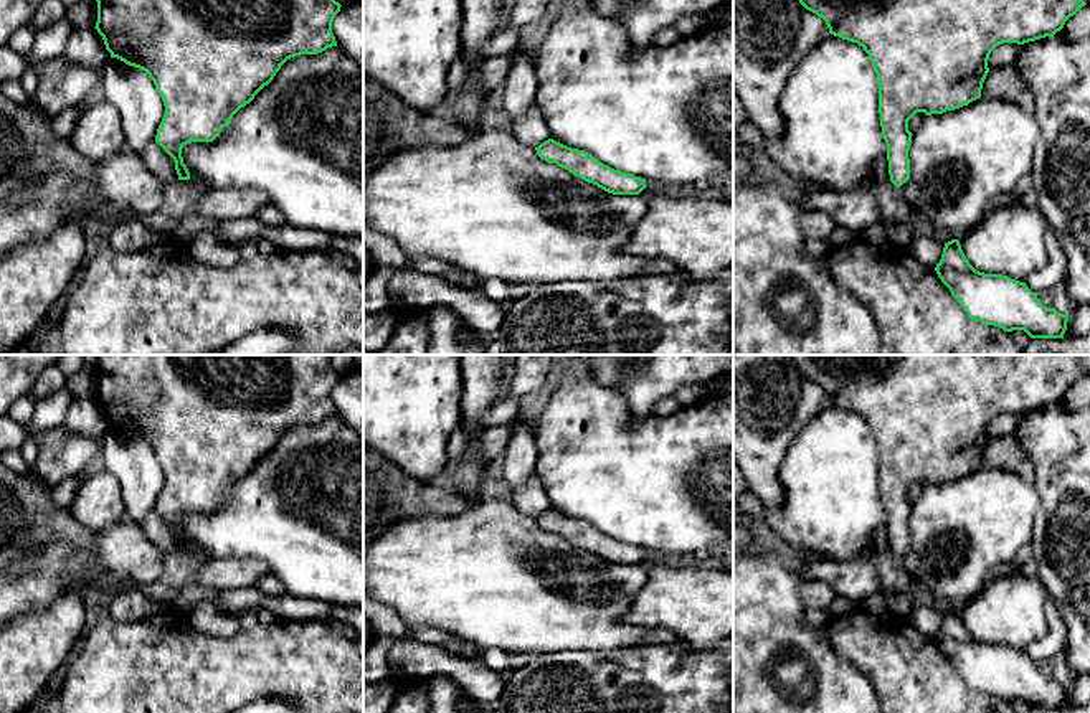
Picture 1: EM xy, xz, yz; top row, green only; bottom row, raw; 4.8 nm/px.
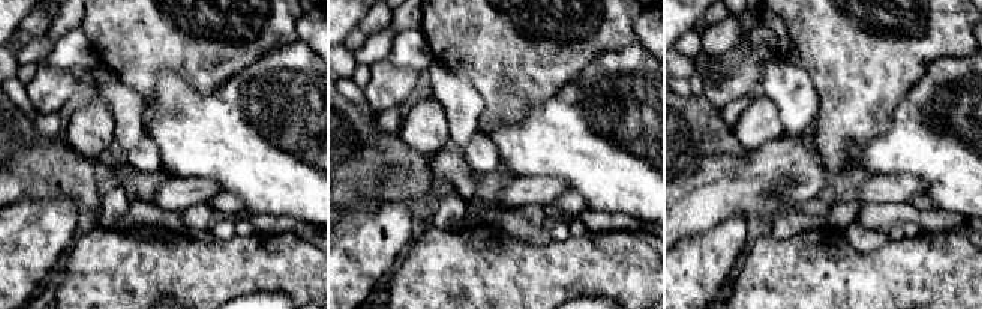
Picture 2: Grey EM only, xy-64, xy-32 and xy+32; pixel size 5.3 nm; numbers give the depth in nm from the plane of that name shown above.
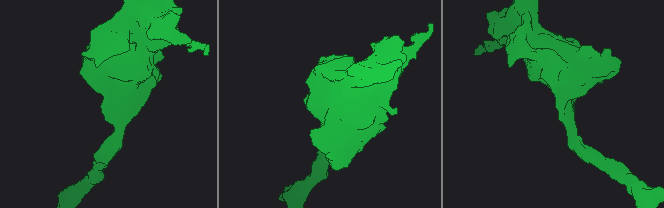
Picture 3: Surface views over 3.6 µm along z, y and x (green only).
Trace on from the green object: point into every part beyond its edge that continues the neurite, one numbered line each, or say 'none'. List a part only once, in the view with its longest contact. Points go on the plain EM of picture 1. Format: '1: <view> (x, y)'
none

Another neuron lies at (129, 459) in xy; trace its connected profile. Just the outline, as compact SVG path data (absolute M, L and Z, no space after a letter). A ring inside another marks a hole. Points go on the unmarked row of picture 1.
M111 427L99 441L104 470L111 472L122 492L127 518L142 523L155 510L165 475L154 451L139 437Z

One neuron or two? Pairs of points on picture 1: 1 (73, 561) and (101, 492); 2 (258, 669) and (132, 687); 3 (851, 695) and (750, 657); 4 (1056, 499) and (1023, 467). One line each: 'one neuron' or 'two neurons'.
1: two neurons
2: one neuron
3: one neuron
4: two neurons

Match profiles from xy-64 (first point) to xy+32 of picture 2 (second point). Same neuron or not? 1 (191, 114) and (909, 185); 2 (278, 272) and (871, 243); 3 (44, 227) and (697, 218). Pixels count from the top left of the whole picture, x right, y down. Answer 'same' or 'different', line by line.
1: different
2: different
3: different

